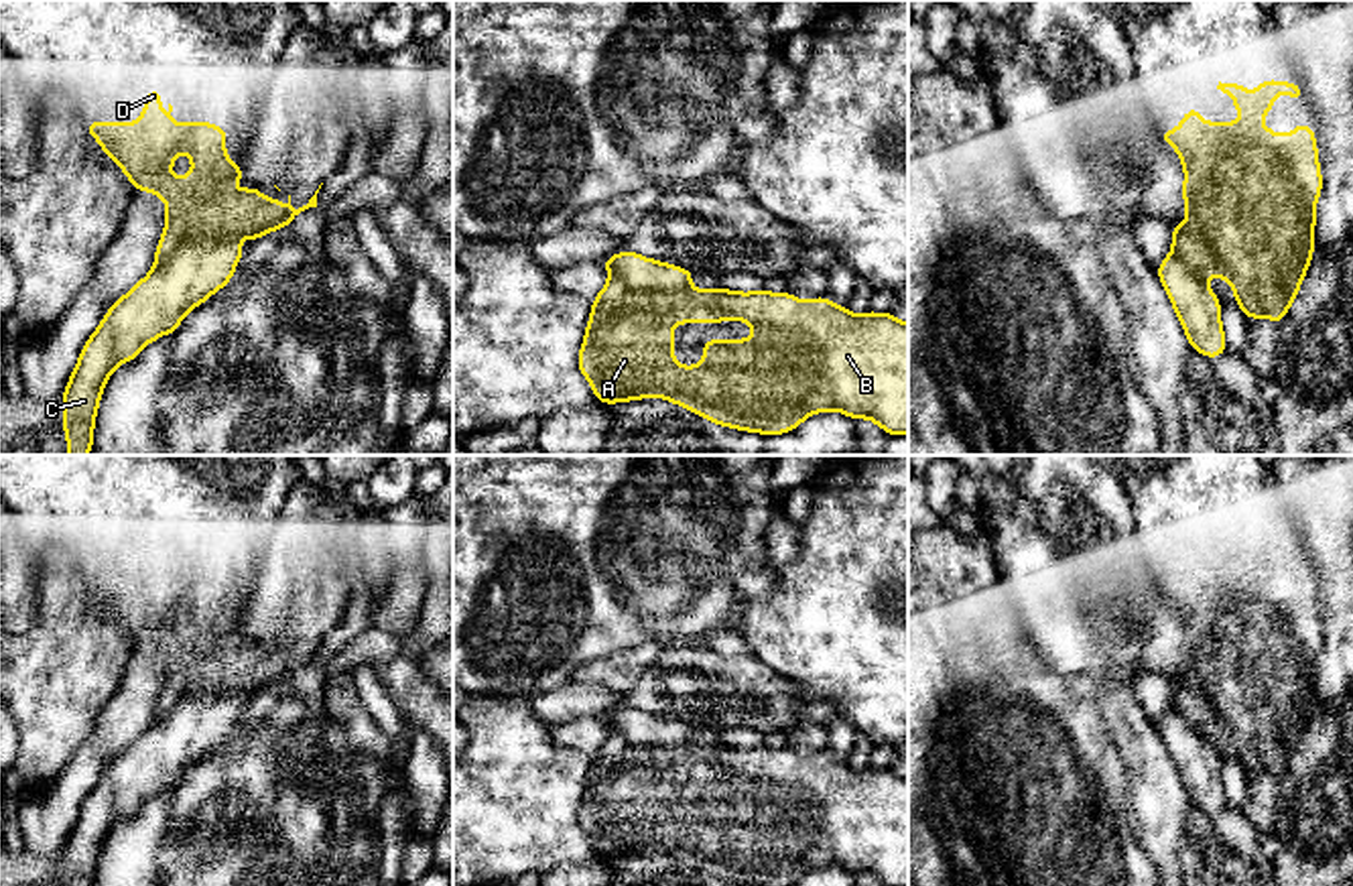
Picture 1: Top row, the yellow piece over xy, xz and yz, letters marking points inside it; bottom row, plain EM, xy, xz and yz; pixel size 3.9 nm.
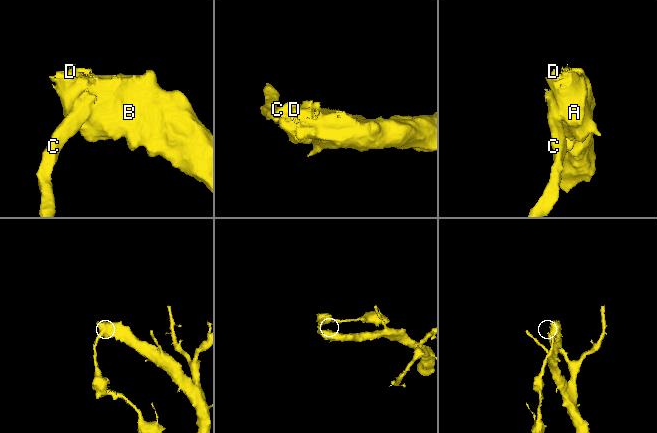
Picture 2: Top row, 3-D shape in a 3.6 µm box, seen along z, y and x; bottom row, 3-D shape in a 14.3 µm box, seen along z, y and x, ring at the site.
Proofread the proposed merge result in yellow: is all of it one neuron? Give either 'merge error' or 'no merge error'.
merge error

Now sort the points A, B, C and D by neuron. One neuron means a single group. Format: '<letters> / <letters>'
A B D / C

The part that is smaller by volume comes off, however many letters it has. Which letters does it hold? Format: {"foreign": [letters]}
{"foreign": ["C"]}

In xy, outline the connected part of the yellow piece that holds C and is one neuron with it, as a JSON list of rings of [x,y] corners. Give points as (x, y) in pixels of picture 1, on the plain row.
[[[195,689],[169,717],[152,721],[152,725],[138,740],[118,754],[95,782],[93,790],[85,797],[77,821],[65,841],[63,884],[93,886],[98,860],[112,827],[120,819],[132,817],[150,797],[165,788],[175,788],[181,774],[193,762],[201,760],[230,738],[242,709],[244,703],[234,695],[203,693]]]

